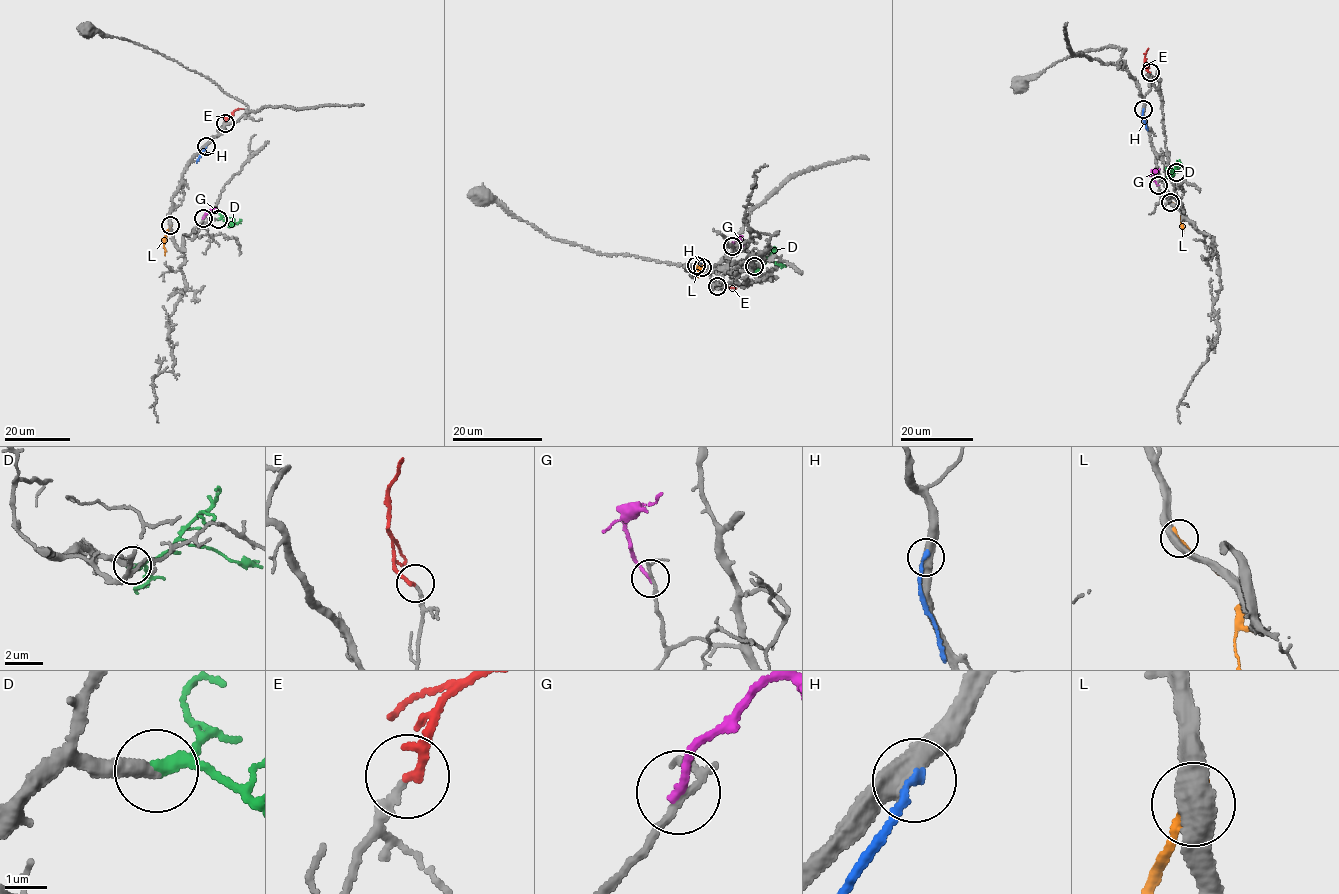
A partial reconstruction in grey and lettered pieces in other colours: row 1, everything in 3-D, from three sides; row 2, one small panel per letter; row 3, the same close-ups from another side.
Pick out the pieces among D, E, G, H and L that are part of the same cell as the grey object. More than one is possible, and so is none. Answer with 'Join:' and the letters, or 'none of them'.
Join: D, E

